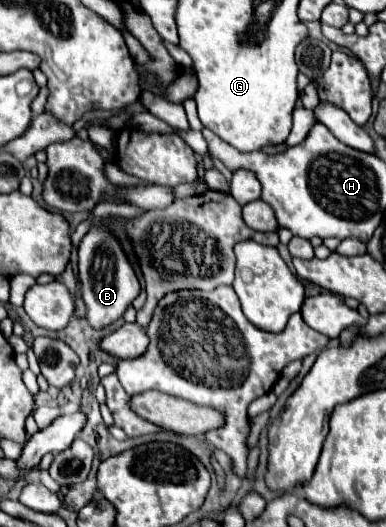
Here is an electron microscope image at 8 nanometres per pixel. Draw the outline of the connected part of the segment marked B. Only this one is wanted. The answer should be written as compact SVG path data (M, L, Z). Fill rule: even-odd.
M91 229L83 237L79 245L79 273L83 301L87 305L87 321L93 329L103 329L123 317L123 313L131 307L133 299L141 291L139 279L125 259L119 241L105 229Z

